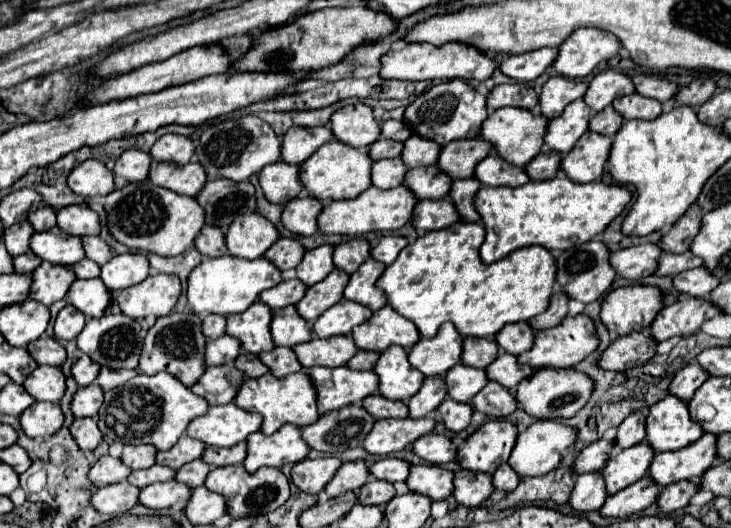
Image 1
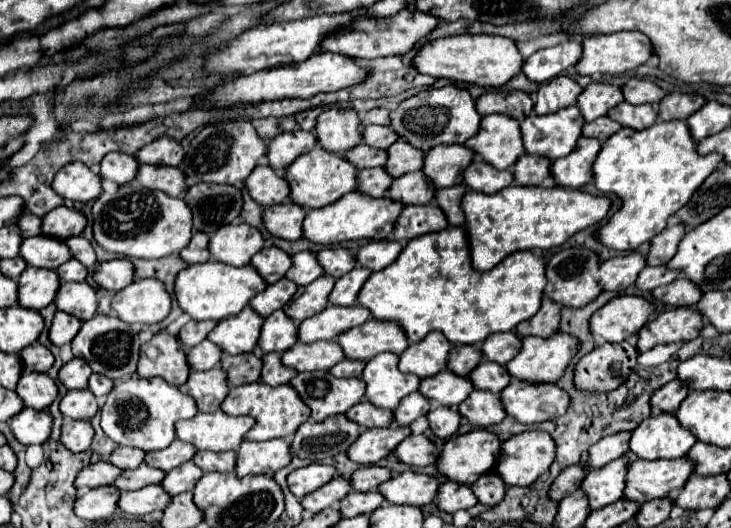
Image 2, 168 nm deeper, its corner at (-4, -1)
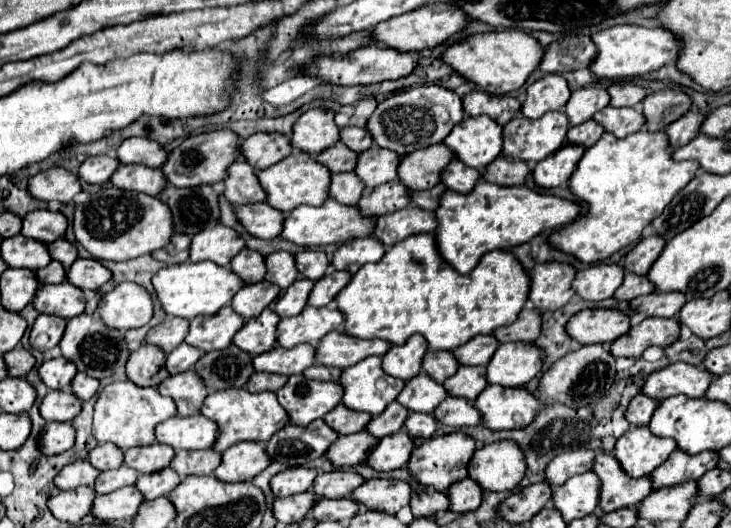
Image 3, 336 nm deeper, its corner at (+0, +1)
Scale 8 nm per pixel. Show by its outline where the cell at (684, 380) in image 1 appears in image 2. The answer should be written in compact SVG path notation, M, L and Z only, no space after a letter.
M672 380L652 394L650 406L652 406L652 410L672 414L672 412L676 412L680 402L686 398L686 394L688 394L688 388L680 380Z

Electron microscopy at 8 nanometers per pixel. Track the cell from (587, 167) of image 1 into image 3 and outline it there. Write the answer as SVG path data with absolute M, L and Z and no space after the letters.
M564 144L556 154L550 154L548 158L534 166L532 170L534 182L542 188L554 188L568 182L580 158L584 156L584 150L586 146L582 144Z

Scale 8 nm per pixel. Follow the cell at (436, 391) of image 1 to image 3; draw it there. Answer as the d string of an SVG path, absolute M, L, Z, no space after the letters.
M394 400L388 404L388 408L382 414L378 414L370 420L366 430L372 432L372 436L376 436L376 438L384 438L388 434L398 432L404 426L406 418L408 418L408 408Z

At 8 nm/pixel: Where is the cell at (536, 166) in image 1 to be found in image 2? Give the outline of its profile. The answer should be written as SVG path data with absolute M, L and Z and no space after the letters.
M530 154L520 156L520 160L516 160L516 164L512 166L514 184L540 186L546 178L550 178L550 172L548 172L550 164L552 162L542 156L530 156Z

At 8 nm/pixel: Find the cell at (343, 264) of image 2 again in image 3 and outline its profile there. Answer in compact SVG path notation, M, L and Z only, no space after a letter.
M304 250L304 252L296 254L296 266L302 276L320 280L328 270L330 260L328 260L326 252L322 252L322 250Z

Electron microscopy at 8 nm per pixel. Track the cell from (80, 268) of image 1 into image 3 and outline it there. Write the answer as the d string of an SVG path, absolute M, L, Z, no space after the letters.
M54 260L48 266L40 268L36 274L38 274L40 282L46 282L46 284L60 284L66 280L66 268Z

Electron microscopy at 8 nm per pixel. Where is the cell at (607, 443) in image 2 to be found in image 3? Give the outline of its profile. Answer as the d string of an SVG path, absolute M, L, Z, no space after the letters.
M570 450L566 454L558 454L558 458L554 458L548 464L546 480L552 486L560 486L568 478L592 470L592 462L594 462L594 458L596 458L598 452L600 450Z

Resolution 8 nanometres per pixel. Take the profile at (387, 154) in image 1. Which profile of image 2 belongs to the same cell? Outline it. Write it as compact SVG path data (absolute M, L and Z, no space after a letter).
M358 144L356 148L350 148L344 158L354 164L358 170L362 168L374 168L374 166L384 166L386 164L386 150L376 150L366 144Z

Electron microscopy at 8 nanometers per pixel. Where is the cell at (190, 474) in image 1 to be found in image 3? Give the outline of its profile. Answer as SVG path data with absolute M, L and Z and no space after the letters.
M164 468L160 472L140 474L140 478L136 480L136 488L144 494L146 500L154 500L160 496L168 496L180 482L182 478L176 474L176 470Z

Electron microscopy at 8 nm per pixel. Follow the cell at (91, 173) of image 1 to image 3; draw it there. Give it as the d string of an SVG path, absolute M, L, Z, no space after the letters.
M56 166L30 178L28 188L30 194L38 200L46 200L46 202L58 200L62 204L68 204L78 192L82 192L82 180L80 176L68 172L66 168Z

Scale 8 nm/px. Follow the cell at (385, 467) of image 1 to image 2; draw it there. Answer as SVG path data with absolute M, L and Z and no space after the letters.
M368 466L368 468L358 468L350 476L350 488L356 492L372 492L376 490L378 484L386 482L390 478L388 468L378 468L378 466Z

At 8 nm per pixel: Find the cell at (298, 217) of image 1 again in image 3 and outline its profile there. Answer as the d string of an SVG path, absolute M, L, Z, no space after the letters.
M268 202L236 206L234 210L236 210L236 216L242 222L242 226L256 238L274 240L280 236L282 228L284 228L286 214L280 210L274 210L272 206L268 206Z

